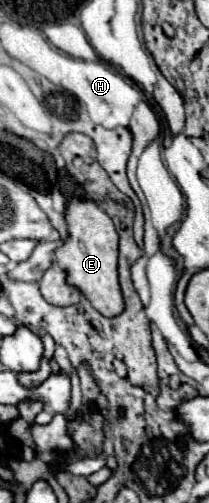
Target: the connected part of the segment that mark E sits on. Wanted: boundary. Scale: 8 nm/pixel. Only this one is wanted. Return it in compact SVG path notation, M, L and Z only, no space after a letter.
M70 200L66 210L68 240L54 252L56 266L66 272L66 282L78 288L102 316L118 316L124 300L118 284L118 232L112 218L92 200Z

